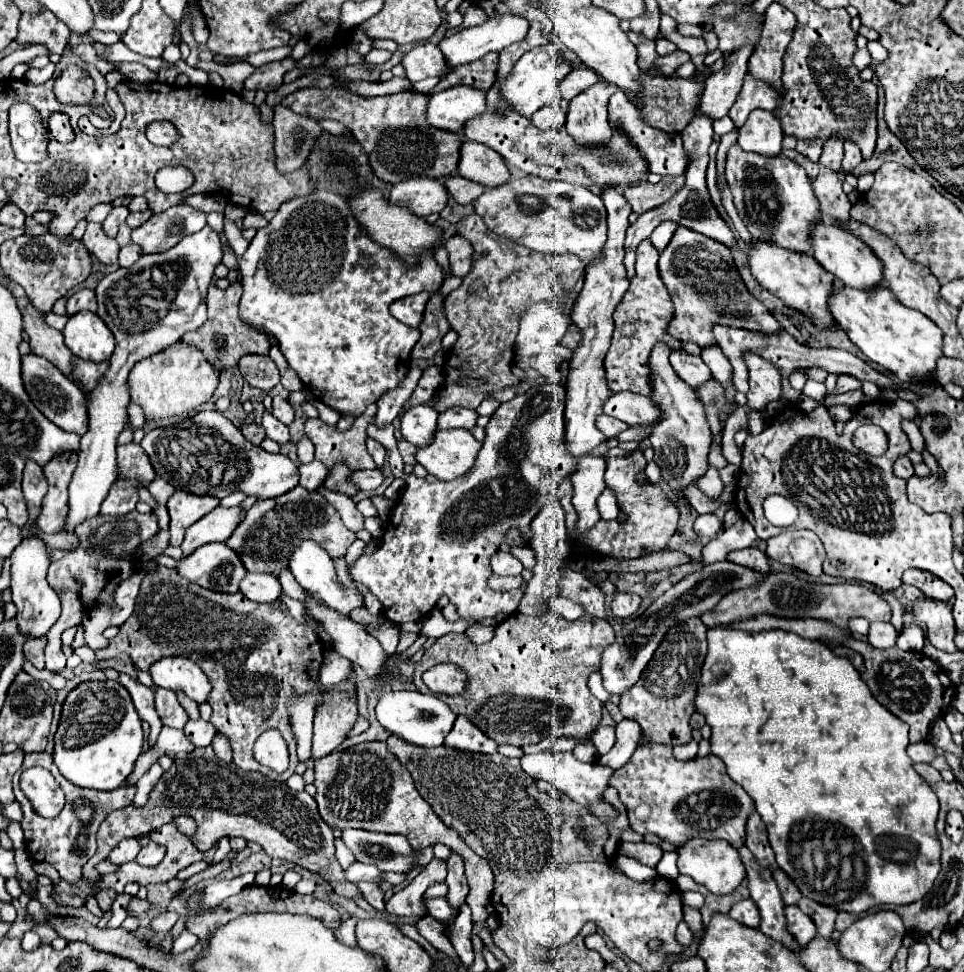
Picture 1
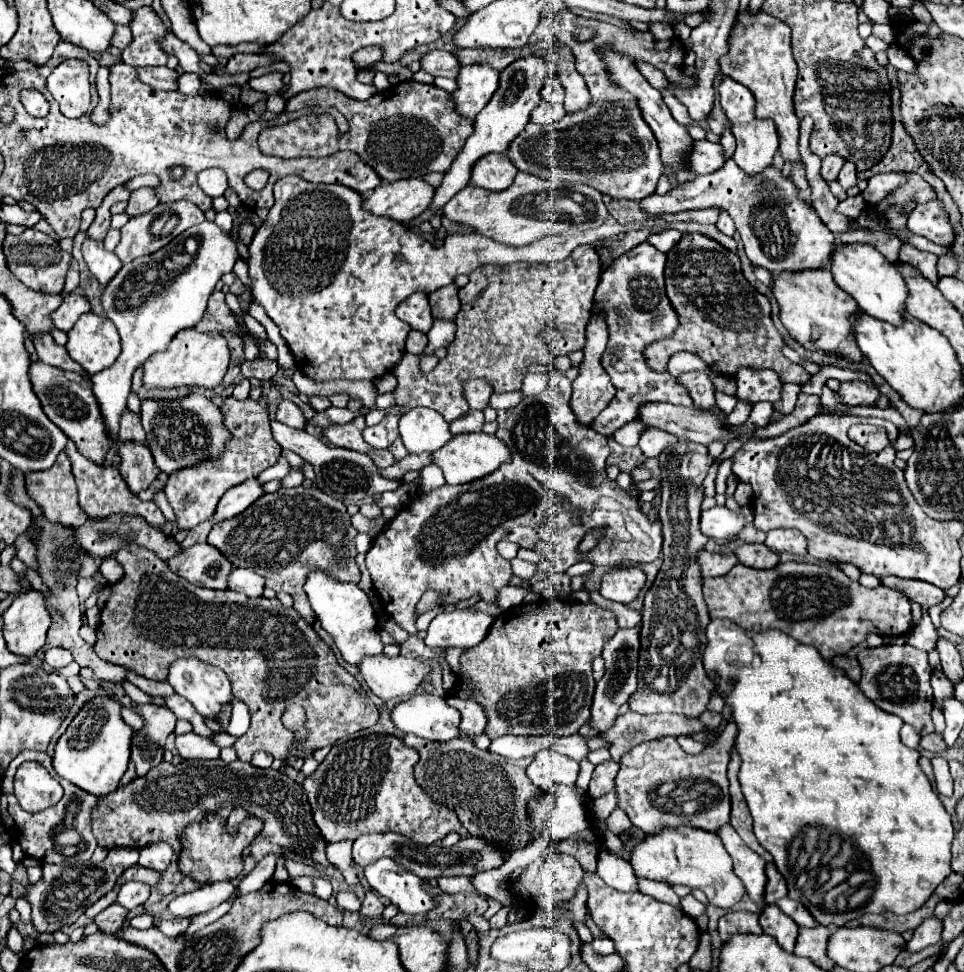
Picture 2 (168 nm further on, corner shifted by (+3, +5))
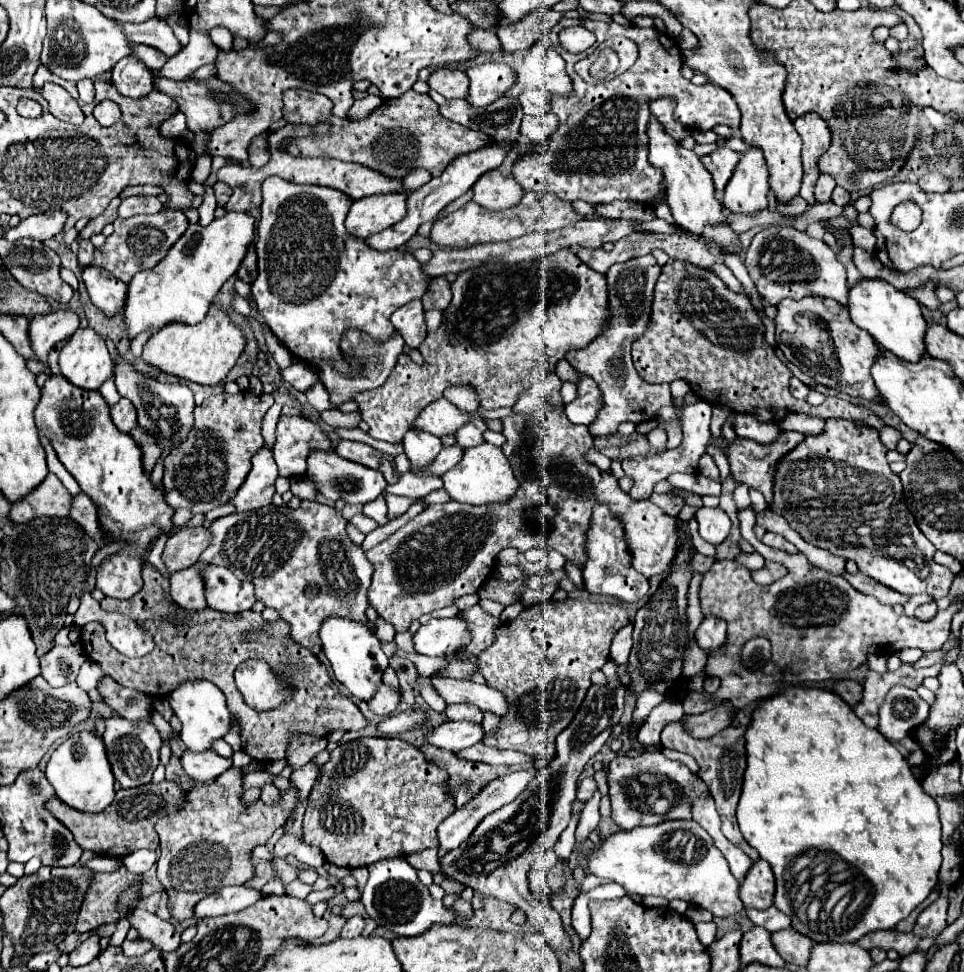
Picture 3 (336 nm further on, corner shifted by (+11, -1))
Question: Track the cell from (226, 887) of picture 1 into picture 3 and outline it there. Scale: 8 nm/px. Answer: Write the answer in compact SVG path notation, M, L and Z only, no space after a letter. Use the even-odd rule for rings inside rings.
M148 938L126 940L126 942L122 944L122 950L124 950L124 954L128 954L128 956L140 956L140 954L144 954L144 952L148 952L148 950L152 950L152 948L154 948L154 944L152 944Z

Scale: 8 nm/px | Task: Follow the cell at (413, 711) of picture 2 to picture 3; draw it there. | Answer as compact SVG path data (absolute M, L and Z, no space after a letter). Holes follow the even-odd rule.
M448 720L428 730L426 742L448 752L460 752L480 742L482 736L484 736L482 726L476 726L472 722L450 722Z

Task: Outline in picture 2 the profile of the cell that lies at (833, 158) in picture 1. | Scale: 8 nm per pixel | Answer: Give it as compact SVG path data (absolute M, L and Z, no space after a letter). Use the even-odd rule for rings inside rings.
M826 156L826 158L822 160L822 178L824 178L826 182L836 180L842 166L844 166L844 160L842 160L840 156Z

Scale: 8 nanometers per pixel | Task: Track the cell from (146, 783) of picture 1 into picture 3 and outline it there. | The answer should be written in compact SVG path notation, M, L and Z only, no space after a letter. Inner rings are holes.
M108 718L106 720L106 730L102 734L106 750L108 750L108 760L112 762L112 772L114 778L120 782L122 788L134 788L140 784L146 784L152 780L152 774L158 766L158 752L162 746L160 732L156 730L154 724L150 722L132 722L128 718Z

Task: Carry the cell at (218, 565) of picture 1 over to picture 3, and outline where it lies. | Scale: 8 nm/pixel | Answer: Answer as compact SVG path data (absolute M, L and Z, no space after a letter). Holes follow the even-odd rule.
M196 562L190 568L170 574L170 594L186 610L206 608L206 586L204 586L204 562Z

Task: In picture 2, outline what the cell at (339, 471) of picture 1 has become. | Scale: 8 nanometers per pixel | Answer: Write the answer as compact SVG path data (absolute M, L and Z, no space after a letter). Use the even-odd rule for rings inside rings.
M278 420L272 422L272 434L284 450L296 452L298 456L302 456L306 462L310 462L314 466L316 486L322 492L336 496L336 500L342 500L344 504L356 504L364 498L370 498L374 494L382 494L388 490L396 490L400 486L398 480L386 480L384 476L380 476L380 468L366 454L346 450L346 448L336 448L336 446L332 448L332 446L324 444L320 438L308 434L306 430L294 430Z

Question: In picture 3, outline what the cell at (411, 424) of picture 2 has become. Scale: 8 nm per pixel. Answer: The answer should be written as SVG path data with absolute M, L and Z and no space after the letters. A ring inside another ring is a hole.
M410 428L406 434L404 434L404 440L402 440L402 446L404 446L404 454L410 458L412 462L412 468L420 468L428 462L432 462L432 458L436 458L436 454L444 448L442 446L442 440L424 432L424 430L418 430L418 428Z

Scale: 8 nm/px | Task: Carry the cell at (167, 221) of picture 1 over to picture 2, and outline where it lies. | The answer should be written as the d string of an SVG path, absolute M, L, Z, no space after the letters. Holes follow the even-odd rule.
M180 200L180 202L172 202L172 204L158 204L156 208L152 208L150 212L146 214L140 214L140 216L132 216L126 226L120 230L122 232L122 238L118 242L118 246L114 248L114 254L124 262L124 264L130 264L134 262L136 258L140 256L146 256L146 254L154 254L156 250L164 248L170 240L174 240L178 234L182 234L186 228L194 226L194 224L200 224L204 220L204 212L188 202L188 200Z

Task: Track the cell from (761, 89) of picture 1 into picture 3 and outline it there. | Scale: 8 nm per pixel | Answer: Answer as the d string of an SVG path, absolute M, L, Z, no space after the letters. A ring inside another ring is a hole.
M562 18L546 38L552 46L558 42L558 32L568 26L582 24L590 32L596 34L596 44L582 52L570 54L564 50L562 58L566 60L568 76L574 82L574 92L568 98L552 96L554 102L562 102L560 126L546 140L544 150L530 150L524 158L516 158L512 164L512 178L524 188L534 192L552 192L564 200L586 200L588 204L608 204L614 200L628 202L644 202L650 204L662 190L662 178L658 170L652 170L648 162L648 136L646 124L650 118L648 102L654 98L671 98L675 102L674 118L690 129L712 130L718 124L726 124L734 130L740 128L740 110L734 96L716 86L704 84L694 86L680 74L682 66L682 50L676 38L668 38L668 34L656 28L626 28L616 22L580 22L574 18ZM610 36L626 36L632 38L638 48L638 60L614 80L588 84L574 72L574 64L588 54L594 52ZM690 110L690 120L686 116ZM694 125L694 126L693 126Z

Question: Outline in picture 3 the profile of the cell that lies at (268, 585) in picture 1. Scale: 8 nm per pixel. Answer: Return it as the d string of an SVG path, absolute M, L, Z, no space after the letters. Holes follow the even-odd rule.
M208 566L204 572L206 580L206 600L208 606L220 612L242 612L250 610L256 602L254 586L250 582L238 580L224 566Z

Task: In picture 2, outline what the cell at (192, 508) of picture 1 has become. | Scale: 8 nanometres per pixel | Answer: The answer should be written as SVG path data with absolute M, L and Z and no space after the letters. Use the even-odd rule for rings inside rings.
M228 396L222 402L220 412L224 416L224 426L232 434L230 440L226 440L226 446L220 452L220 456L216 460L208 458L200 464L194 464L192 468L182 468L180 472L172 472L172 476L166 482L164 492L176 512L176 522L178 522L180 530L190 530L196 524L210 520L214 516L220 496L224 496L226 490L230 490L232 486L242 484L244 480L254 478L260 472L264 472L266 468L274 466L282 452L280 444L276 444L276 440L272 438L266 398L236 400L234 396Z

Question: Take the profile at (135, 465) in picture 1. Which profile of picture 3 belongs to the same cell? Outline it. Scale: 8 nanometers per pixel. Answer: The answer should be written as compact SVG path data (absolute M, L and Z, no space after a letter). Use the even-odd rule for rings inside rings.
M122 398L116 406L110 408L110 416L112 416L114 426L124 434L128 434L132 428L136 428L136 410L134 410L132 402L128 402L126 398Z

